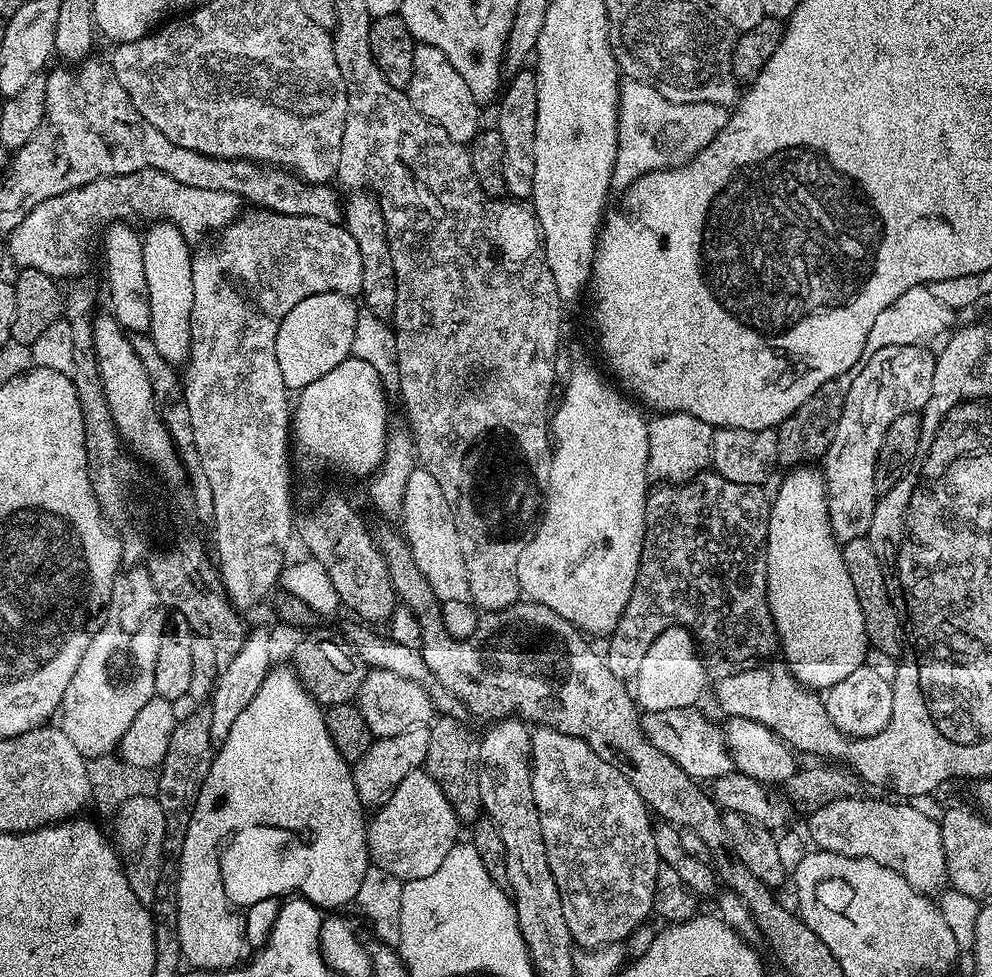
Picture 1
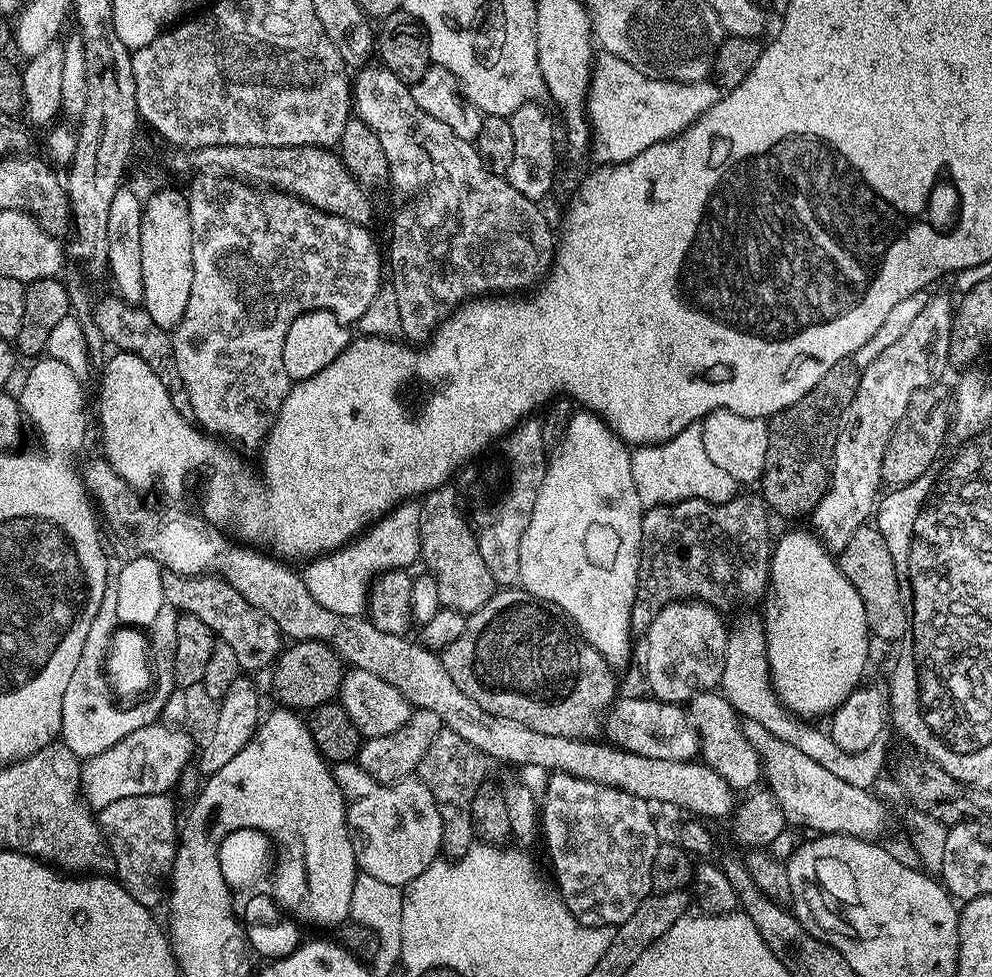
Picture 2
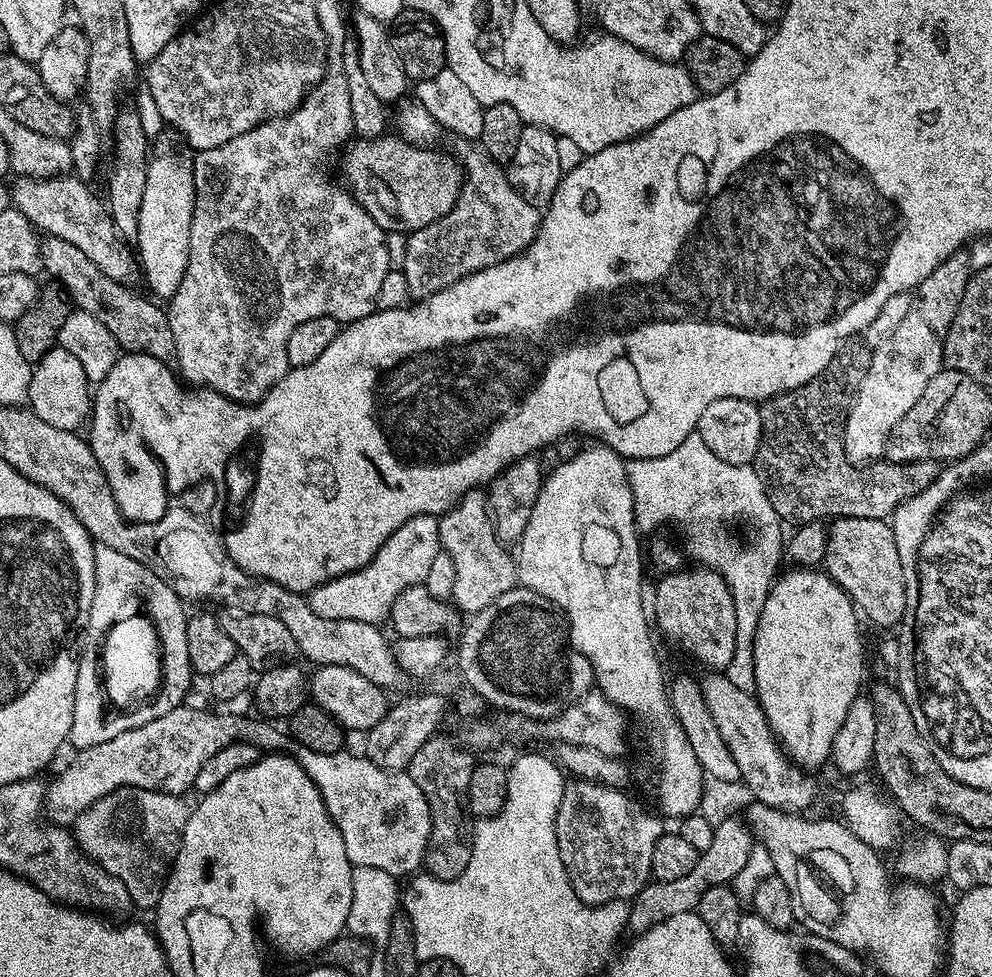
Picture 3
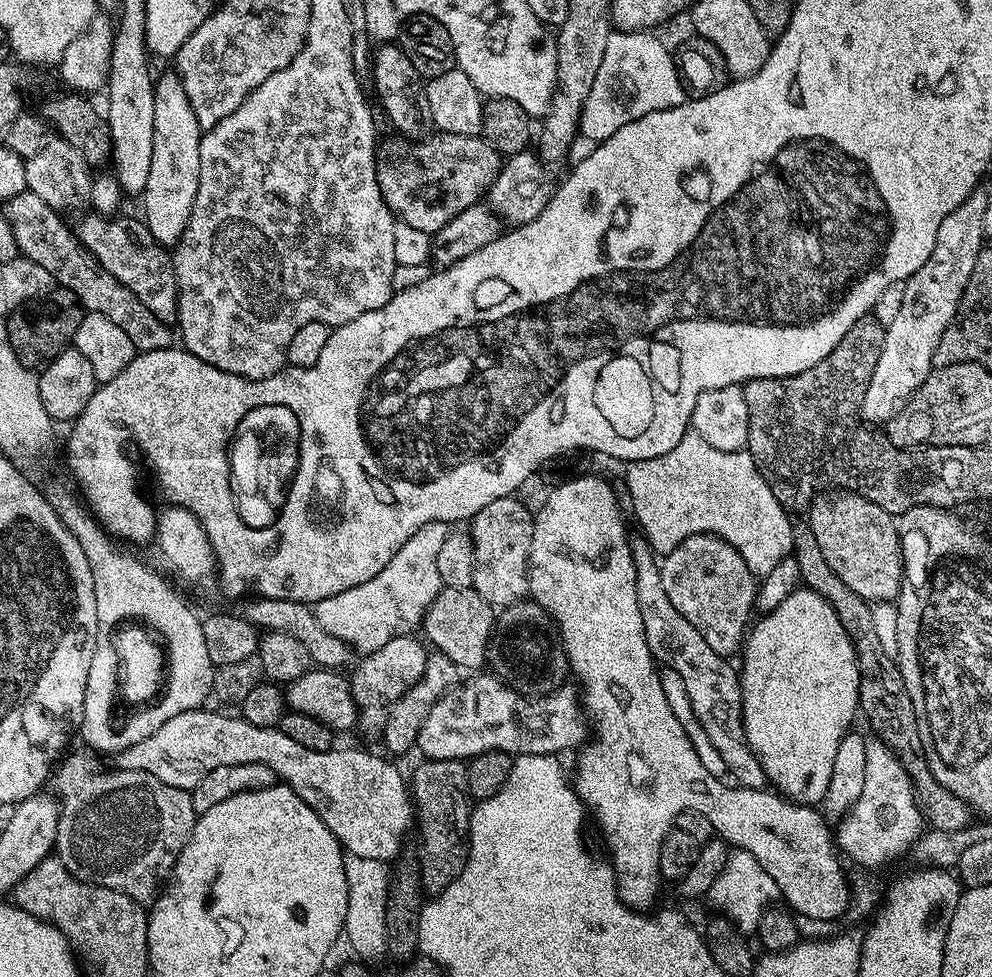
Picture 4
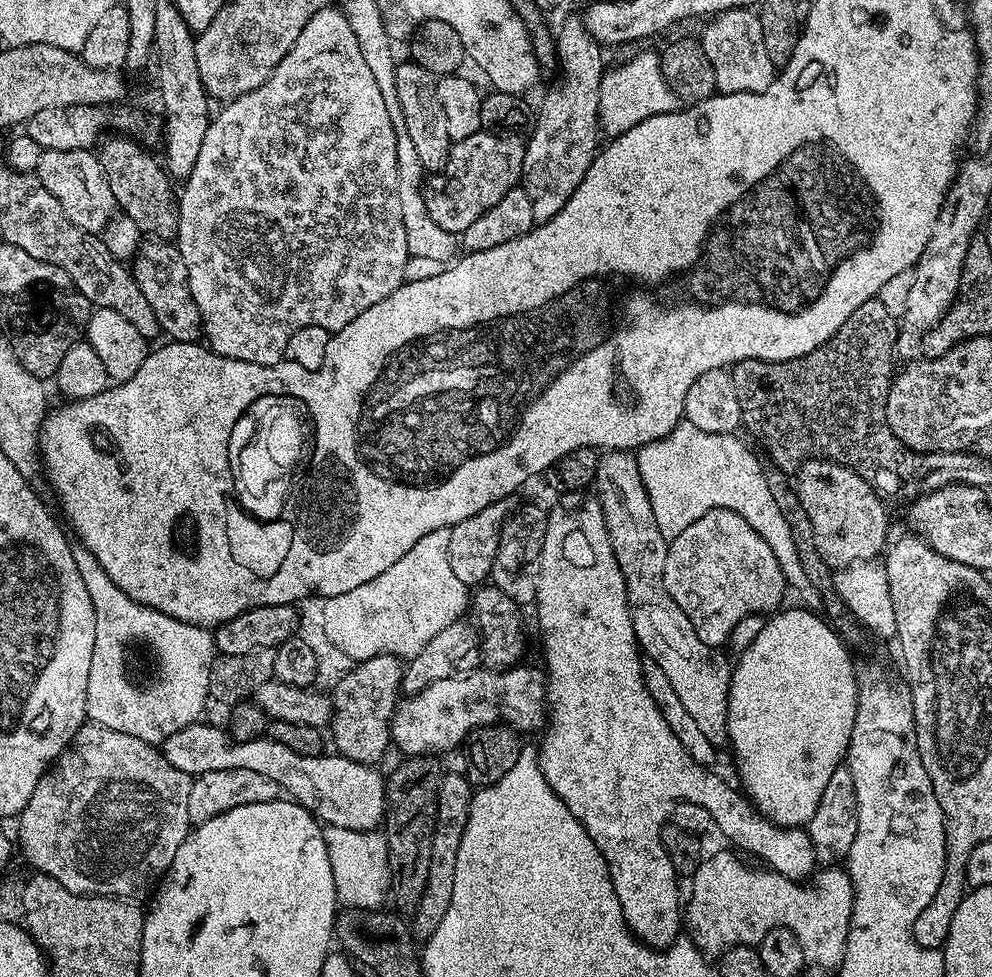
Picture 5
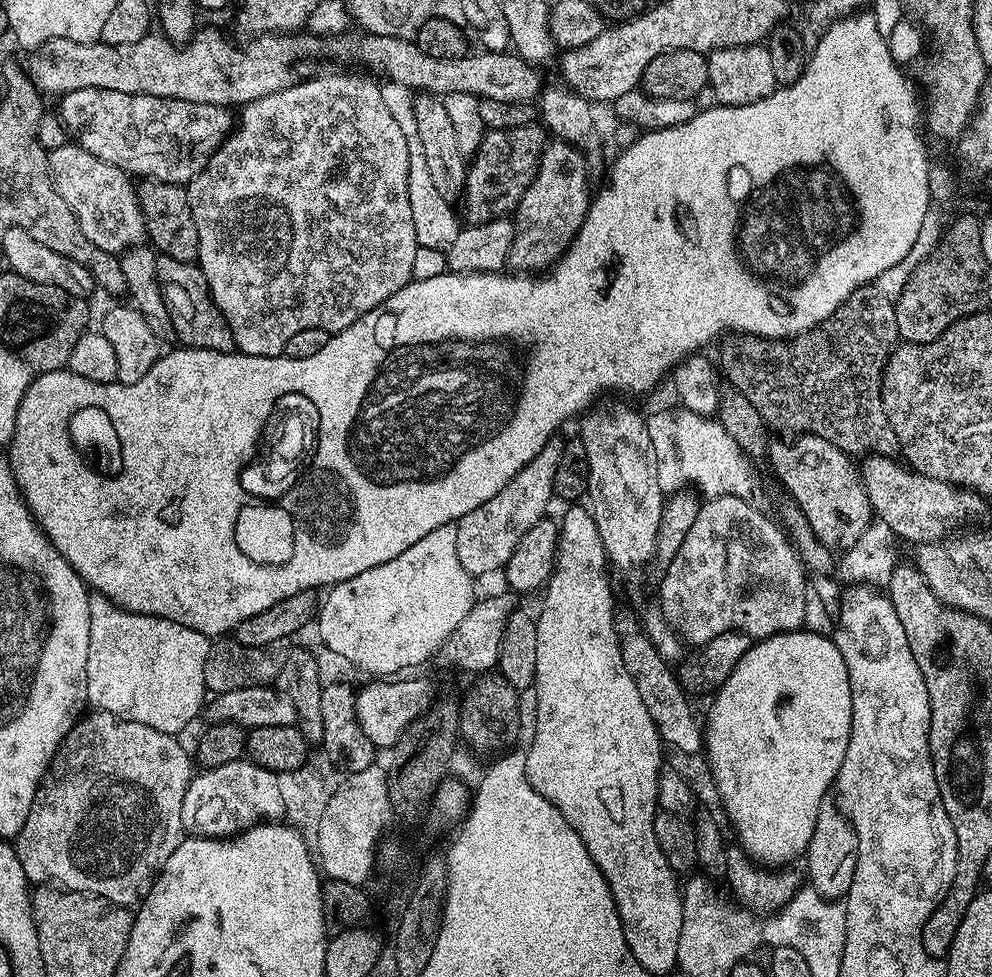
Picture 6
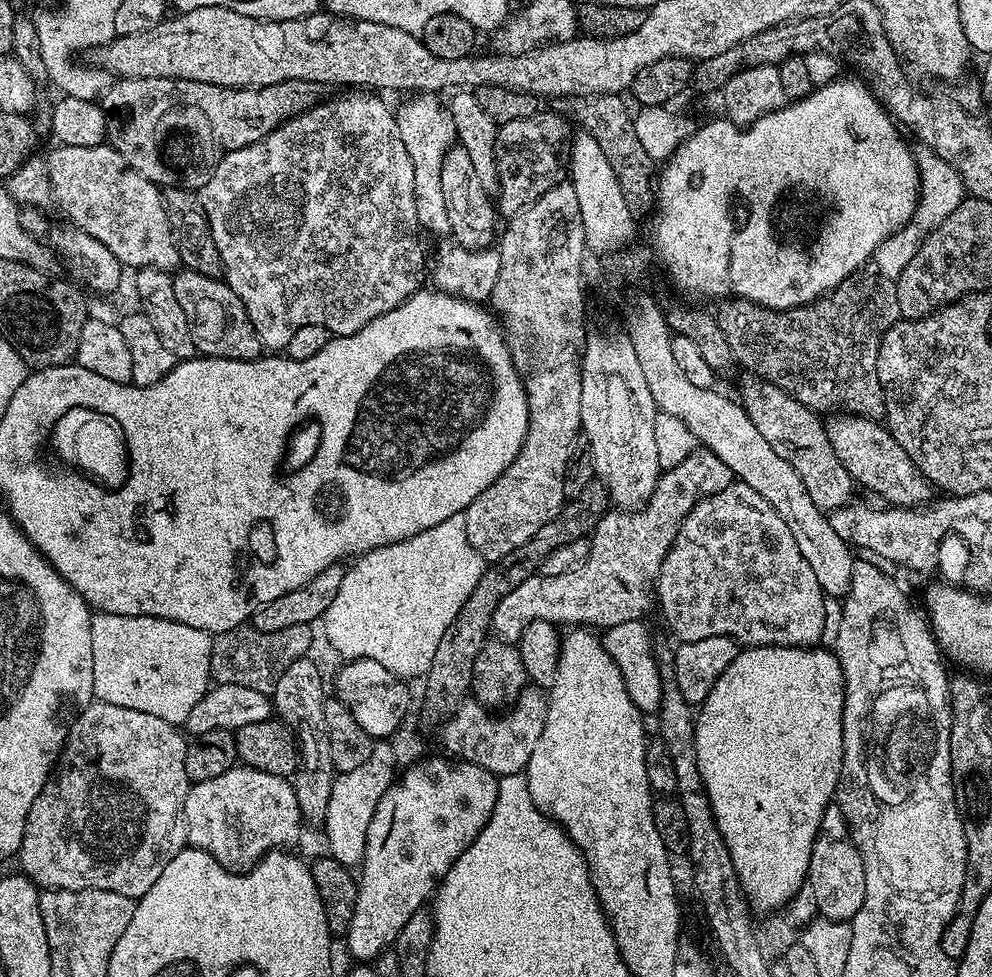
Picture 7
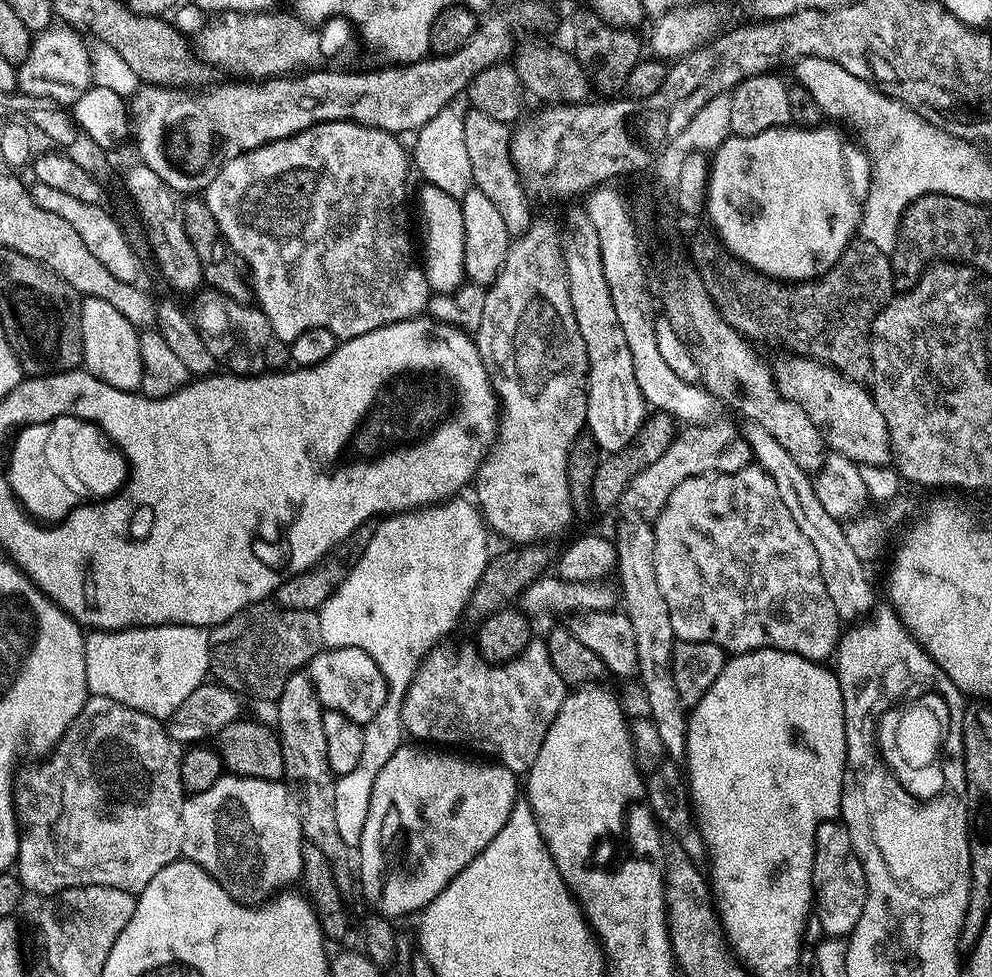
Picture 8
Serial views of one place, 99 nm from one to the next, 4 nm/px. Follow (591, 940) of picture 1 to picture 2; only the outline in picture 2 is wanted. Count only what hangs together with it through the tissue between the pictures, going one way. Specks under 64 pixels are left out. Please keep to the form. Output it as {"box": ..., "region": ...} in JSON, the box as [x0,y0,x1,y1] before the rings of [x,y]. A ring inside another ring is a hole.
{"box":[542,772,658,927],"region":[[[553,772],[548,777],[548,785],[542,793],[542,844],[548,847],[548,856],[552,859],[552,872],[556,875],[555,887],[564,899],[564,905],[574,914],[574,918],[579,924],[586,927],[610,927],[626,922],[634,910],[638,909],[638,904],[647,896],[653,894],[652,890],[652,867],[654,866],[654,854],[658,837],[656,837],[656,824],[652,821],[652,812],[649,801],[638,798],[634,794],[628,794],[618,788],[604,786],[598,782],[592,782],[586,778],[580,778],[574,774],[566,772]]]}

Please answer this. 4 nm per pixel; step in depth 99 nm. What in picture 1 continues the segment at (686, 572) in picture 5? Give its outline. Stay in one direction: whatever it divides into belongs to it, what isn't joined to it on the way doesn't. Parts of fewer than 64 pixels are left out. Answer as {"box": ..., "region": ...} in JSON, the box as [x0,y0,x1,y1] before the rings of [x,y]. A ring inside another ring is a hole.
{"box":[634,626,708,712],"region":[[[673,626],[662,630],[654,642],[650,642],[650,650],[646,650],[646,658],[642,658],[642,666],[638,666],[638,674],[634,677],[637,705],[644,712],[693,707],[708,684],[708,672],[699,654],[698,645],[688,629]]]}

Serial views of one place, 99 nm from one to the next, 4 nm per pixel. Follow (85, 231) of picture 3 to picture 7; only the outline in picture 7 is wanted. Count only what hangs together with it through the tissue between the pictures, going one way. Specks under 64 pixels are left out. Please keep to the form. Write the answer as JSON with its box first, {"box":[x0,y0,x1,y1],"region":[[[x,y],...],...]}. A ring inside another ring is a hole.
{"box":[172,270,262,360],"region":[[[180,270],[172,276],[174,282],[174,298],[178,298],[182,311],[186,314],[186,322],[190,322],[190,334],[194,338],[194,346],[201,356],[217,356],[227,360],[259,360],[262,355],[260,339],[256,337],[254,326],[244,309],[244,303],[230,290],[223,279],[207,276],[201,272]]]}

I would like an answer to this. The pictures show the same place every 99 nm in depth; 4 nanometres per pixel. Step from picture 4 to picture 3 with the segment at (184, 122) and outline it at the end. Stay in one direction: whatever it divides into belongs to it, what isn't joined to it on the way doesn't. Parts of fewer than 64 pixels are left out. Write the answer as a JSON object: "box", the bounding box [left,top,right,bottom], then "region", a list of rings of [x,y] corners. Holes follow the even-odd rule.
{"box":[134,136,194,302],"region":[[[168,136],[162,137],[157,144],[155,141],[146,170],[146,191],[142,193],[138,234],[134,241],[143,277],[148,282],[147,291],[160,302],[172,299],[182,282],[182,274],[186,274],[186,262],[190,258],[190,222],[194,218],[194,174],[192,156],[181,148]]]}

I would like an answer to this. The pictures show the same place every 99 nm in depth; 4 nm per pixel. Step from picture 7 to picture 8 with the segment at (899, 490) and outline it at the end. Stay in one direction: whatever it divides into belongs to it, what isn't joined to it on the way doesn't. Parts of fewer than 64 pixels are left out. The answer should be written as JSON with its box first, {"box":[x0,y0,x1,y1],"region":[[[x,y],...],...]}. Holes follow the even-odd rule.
{"box":[774,354,893,466],"region":[[[796,354],[793,360],[784,360],[780,365],[775,365],[774,375],[778,390],[792,402],[798,402],[806,414],[810,414],[810,422],[820,429],[820,435],[824,437],[825,445],[833,452],[841,452],[846,458],[859,466],[884,466],[893,459],[892,444],[888,441],[888,427],[874,402],[871,391],[861,381],[851,380],[844,376],[831,364],[825,364],[822,360],[813,360],[812,357]]]}

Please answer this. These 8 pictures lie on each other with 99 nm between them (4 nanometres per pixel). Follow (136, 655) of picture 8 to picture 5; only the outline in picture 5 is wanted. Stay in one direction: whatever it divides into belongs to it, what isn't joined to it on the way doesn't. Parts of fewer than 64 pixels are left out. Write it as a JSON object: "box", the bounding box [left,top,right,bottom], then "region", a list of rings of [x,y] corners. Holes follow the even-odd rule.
{"box":[72,542,214,746],"region":[[[76,542],[72,544],[74,562],[78,562],[78,574],[82,574],[82,582],[86,582],[86,590],[92,595],[92,599],[99,602],[96,610],[96,633],[94,634],[94,658],[90,662],[90,678],[86,686],[86,710],[88,720],[94,724],[101,724],[110,730],[118,730],[122,734],[134,734],[134,738],[142,738],[144,742],[153,746],[163,745],[170,734],[182,730],[186,726],[197,723],[204,712],[204,703],[210,700],[210,670],[214,659],[214,636],[206,628],[190,626],[188,623],[173,622],[176,626],[176,640],[166,638],[168,630],[166,619],[160,624],[160,612],[152,612],[148,620],[139,624],[136,616],[145,615],[146,610],[140,604],[134,604],[114,582],[110,582],[110,574],[98,566],[98,558],[86,550],[86,546]],[[142,638],[142,643],[148,644],[148,648],[154,648],[156,652],[156,680],[152,684],[143,687],[135,687],[124,676],[124,656],[128,656],[128,644],[132,640]]]}

